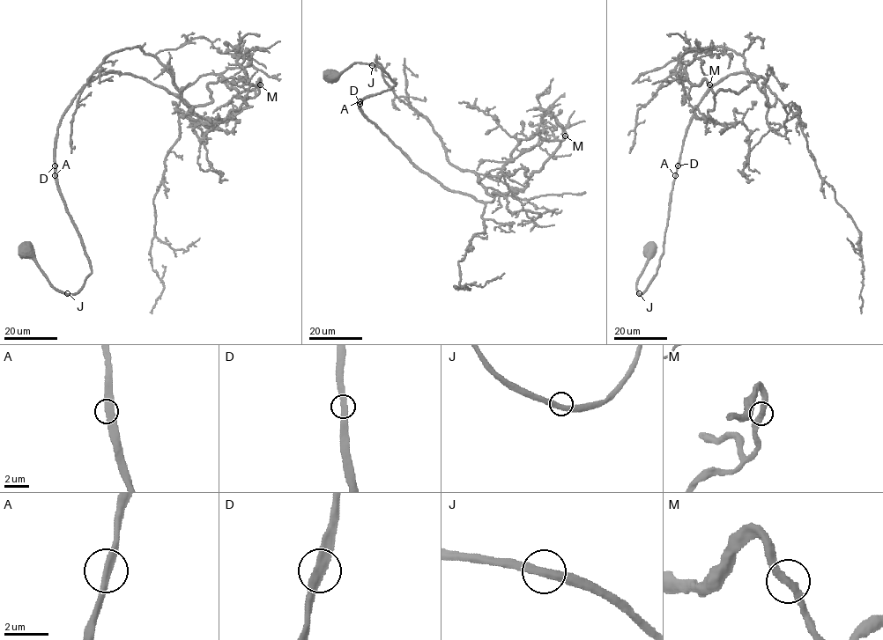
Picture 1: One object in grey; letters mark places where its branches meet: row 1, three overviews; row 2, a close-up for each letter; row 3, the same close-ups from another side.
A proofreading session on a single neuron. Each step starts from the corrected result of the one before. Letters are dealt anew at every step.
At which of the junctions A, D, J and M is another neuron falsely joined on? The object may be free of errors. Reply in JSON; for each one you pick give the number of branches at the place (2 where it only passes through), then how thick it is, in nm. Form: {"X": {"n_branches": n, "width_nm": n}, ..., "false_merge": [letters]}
{"false_merge": []}

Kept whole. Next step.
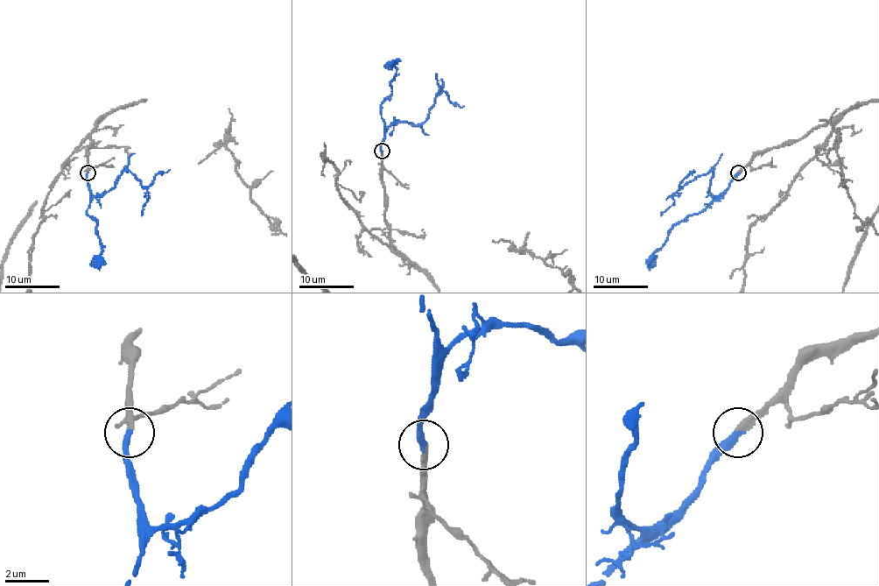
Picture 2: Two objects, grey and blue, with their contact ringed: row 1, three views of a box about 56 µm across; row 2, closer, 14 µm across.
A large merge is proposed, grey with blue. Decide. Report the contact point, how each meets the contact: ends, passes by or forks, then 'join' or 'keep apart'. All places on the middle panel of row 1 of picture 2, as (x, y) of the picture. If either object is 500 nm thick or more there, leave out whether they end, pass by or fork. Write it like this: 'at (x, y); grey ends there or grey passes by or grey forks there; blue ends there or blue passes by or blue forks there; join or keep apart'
at (382, 151); grey ends there; blue ends there; join

